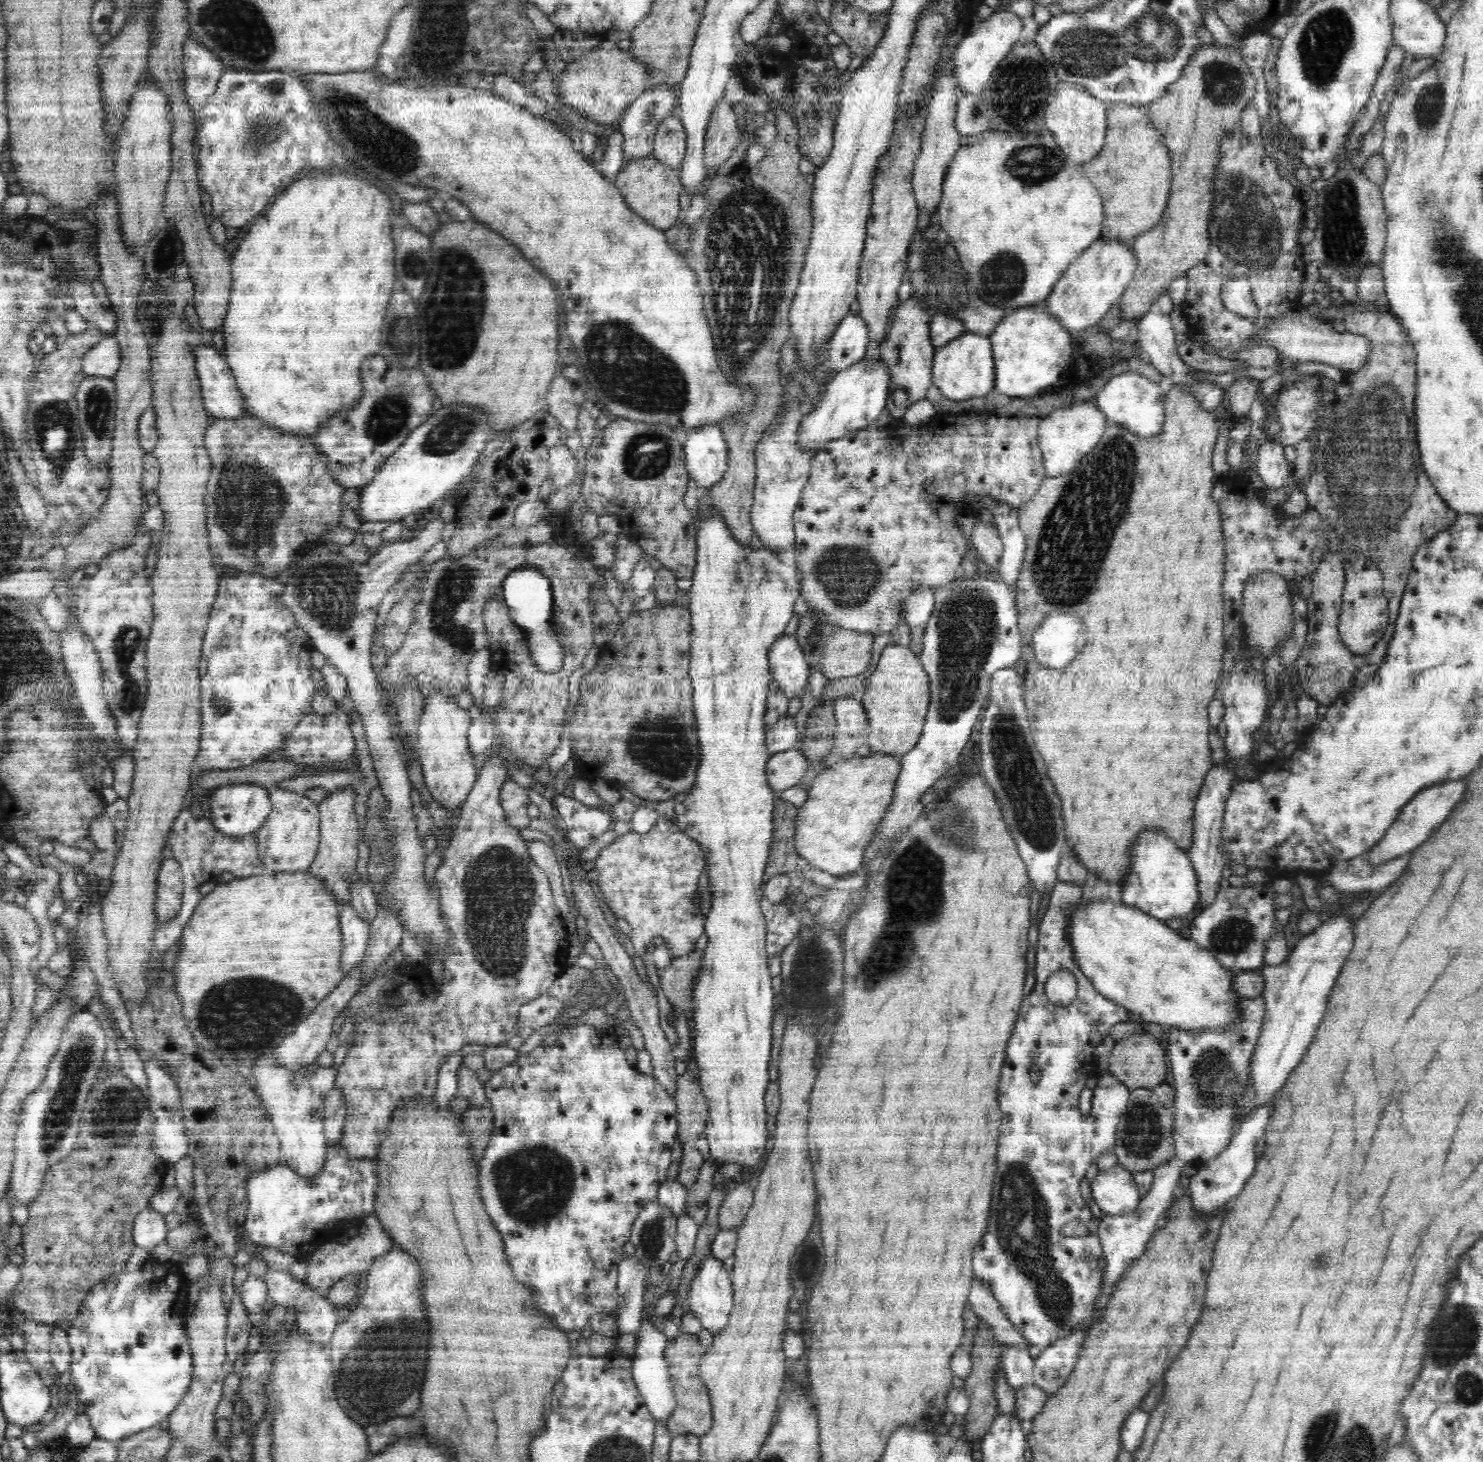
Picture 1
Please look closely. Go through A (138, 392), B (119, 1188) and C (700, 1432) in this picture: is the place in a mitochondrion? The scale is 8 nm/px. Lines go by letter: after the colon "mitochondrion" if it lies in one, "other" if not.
A: other
B: other
C: other

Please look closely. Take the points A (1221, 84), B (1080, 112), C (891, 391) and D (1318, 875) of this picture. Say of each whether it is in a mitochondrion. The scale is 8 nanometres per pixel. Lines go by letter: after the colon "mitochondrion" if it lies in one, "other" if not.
A: mitochondrion
B: other
C: other
D: other

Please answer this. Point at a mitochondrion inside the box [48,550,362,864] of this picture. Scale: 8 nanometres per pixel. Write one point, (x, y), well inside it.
(127, 643)

